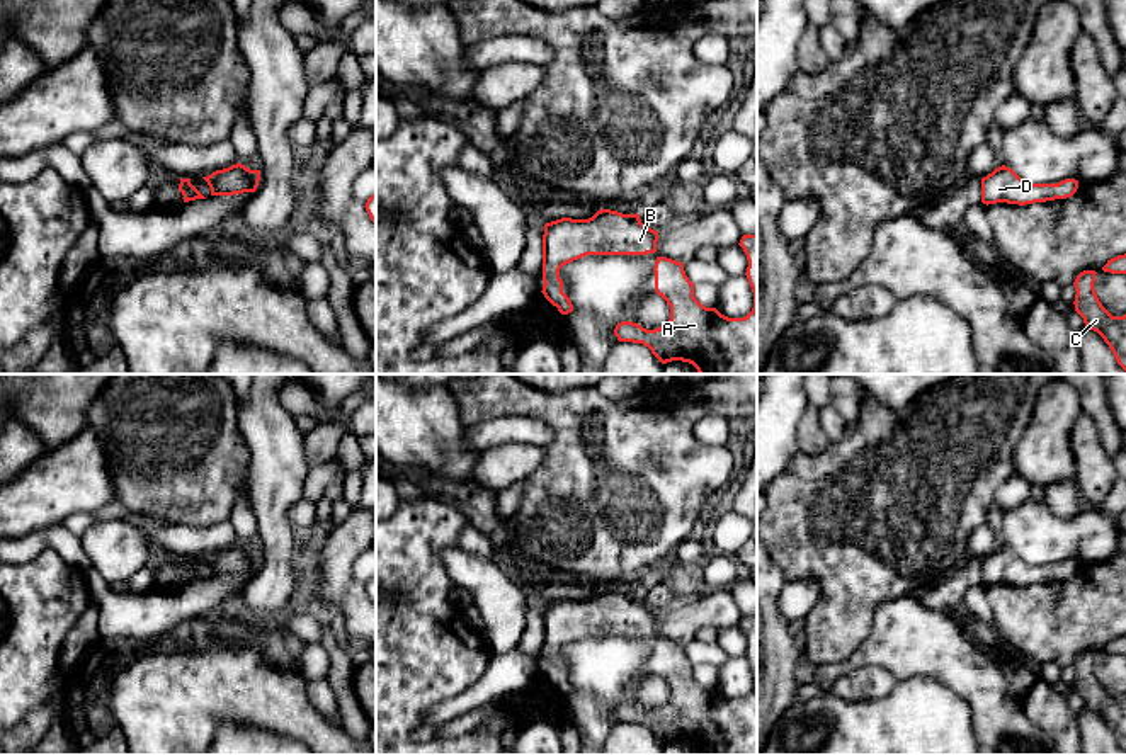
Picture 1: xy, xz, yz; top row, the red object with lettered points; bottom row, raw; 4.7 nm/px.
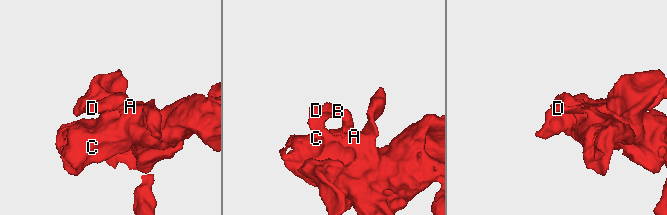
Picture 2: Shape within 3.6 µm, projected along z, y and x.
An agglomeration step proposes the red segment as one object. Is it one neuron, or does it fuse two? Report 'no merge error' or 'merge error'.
no merge error

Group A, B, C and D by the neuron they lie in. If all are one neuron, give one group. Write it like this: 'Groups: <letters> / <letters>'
Groups: A B C D

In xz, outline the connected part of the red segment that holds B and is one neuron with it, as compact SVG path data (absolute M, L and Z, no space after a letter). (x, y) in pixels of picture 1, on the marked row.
M600 209L589 219L561 218L544 224L543 235L543 294L561 315L573 311L570 298L563 292L560 269L585 255L646 255L657 252L658 231L645 226L640 214L623 214Z

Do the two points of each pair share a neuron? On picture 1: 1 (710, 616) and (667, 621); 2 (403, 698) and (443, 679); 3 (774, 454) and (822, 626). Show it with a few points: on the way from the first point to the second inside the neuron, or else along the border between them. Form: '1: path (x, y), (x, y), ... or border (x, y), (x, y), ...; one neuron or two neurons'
1: path (699, 616), (688, 616), (677, 621); one neuron
2: path (414, 687), (422, 679), (432, 679); one neuron
3: border (798, 451), (774, 480); two neurons

